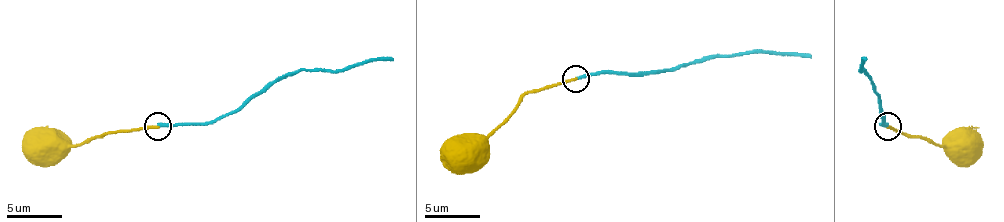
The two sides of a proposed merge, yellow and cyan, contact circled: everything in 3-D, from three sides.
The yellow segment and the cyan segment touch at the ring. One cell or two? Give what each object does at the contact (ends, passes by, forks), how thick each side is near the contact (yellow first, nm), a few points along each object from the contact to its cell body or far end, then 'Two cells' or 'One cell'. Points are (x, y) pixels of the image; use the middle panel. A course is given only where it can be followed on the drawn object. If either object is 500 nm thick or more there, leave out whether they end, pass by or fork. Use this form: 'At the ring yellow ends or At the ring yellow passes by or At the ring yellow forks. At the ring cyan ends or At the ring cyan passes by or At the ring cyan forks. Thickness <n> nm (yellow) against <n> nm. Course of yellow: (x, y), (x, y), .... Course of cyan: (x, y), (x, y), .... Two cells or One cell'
At the ring yellow ends. At the ring cyan ends. Thickness 200 nm (yellow) against 220 nm. Course of yellow: (575, 79), (531, 90), (498, 126), (473, 140), (465, 153). Course of cyan: (575, 79), (660, 74), (718, 54), (764, 52), (811, 57). Two cells

